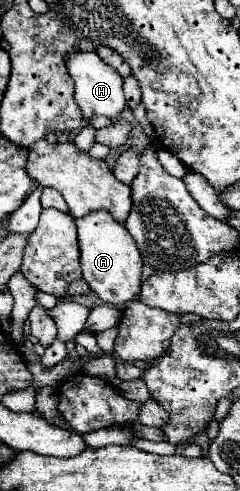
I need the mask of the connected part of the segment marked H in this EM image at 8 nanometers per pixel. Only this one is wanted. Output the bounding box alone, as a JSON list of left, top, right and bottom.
[67,51,127,121]

